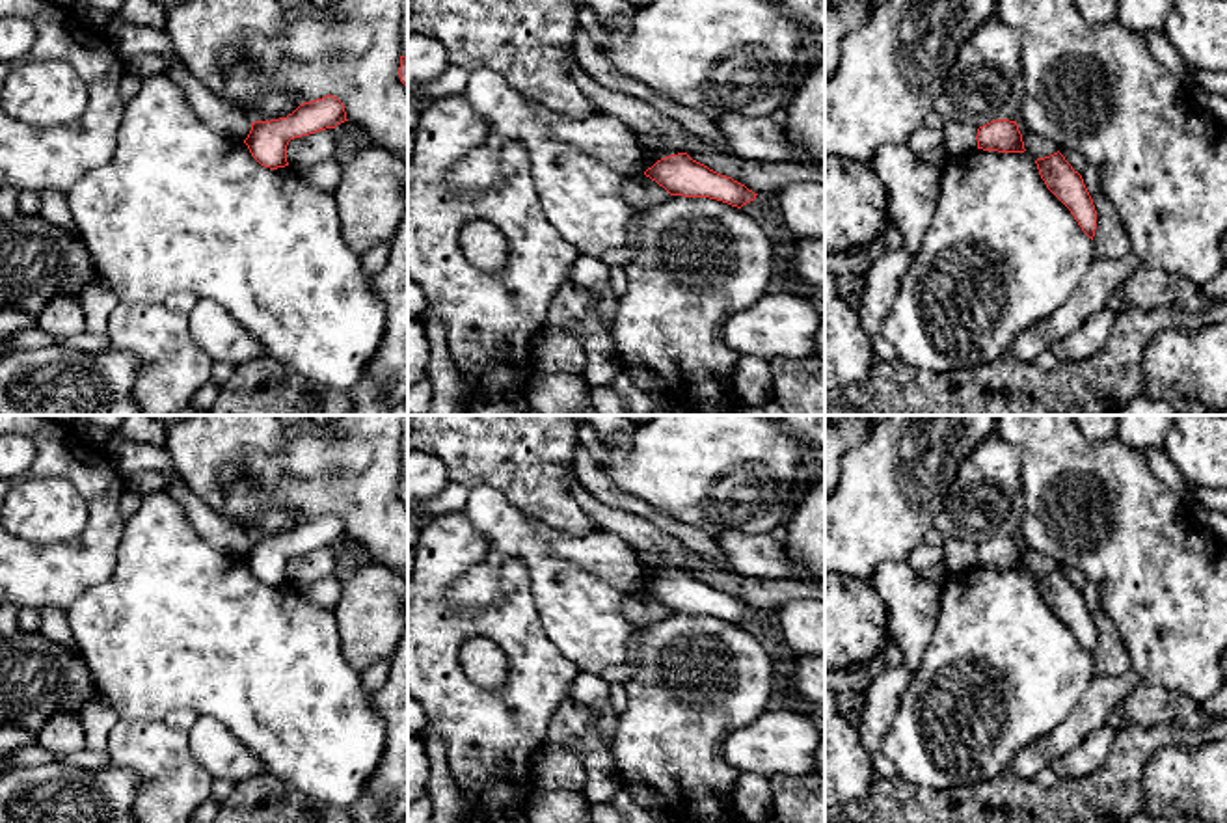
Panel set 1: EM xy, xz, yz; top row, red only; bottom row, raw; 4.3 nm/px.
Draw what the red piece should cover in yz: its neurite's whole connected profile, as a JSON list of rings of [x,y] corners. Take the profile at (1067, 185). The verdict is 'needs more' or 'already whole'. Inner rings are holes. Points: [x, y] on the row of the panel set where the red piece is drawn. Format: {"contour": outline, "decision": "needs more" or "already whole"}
{"contour": [[[1058,151],[1035,160],[1046,188],[1071,210],[1082,231],[1093,240],[1097,210],[1084,179]]], "decision": "already whole"}

